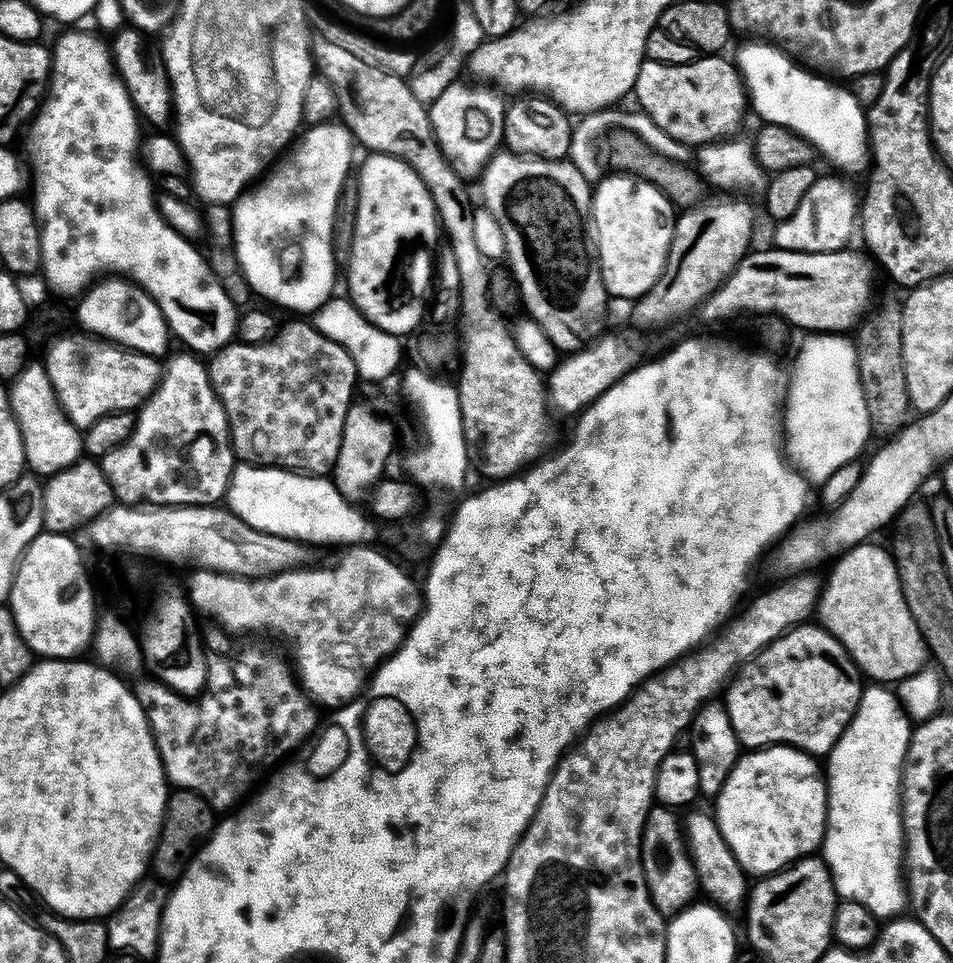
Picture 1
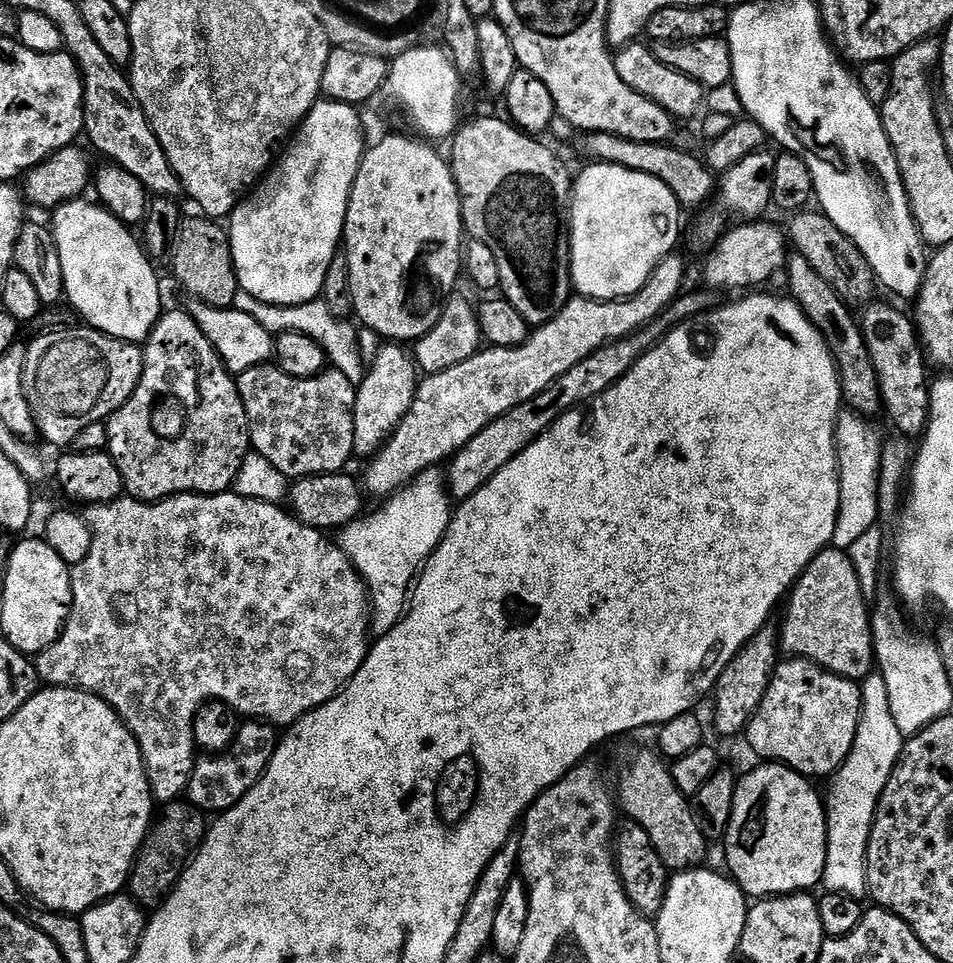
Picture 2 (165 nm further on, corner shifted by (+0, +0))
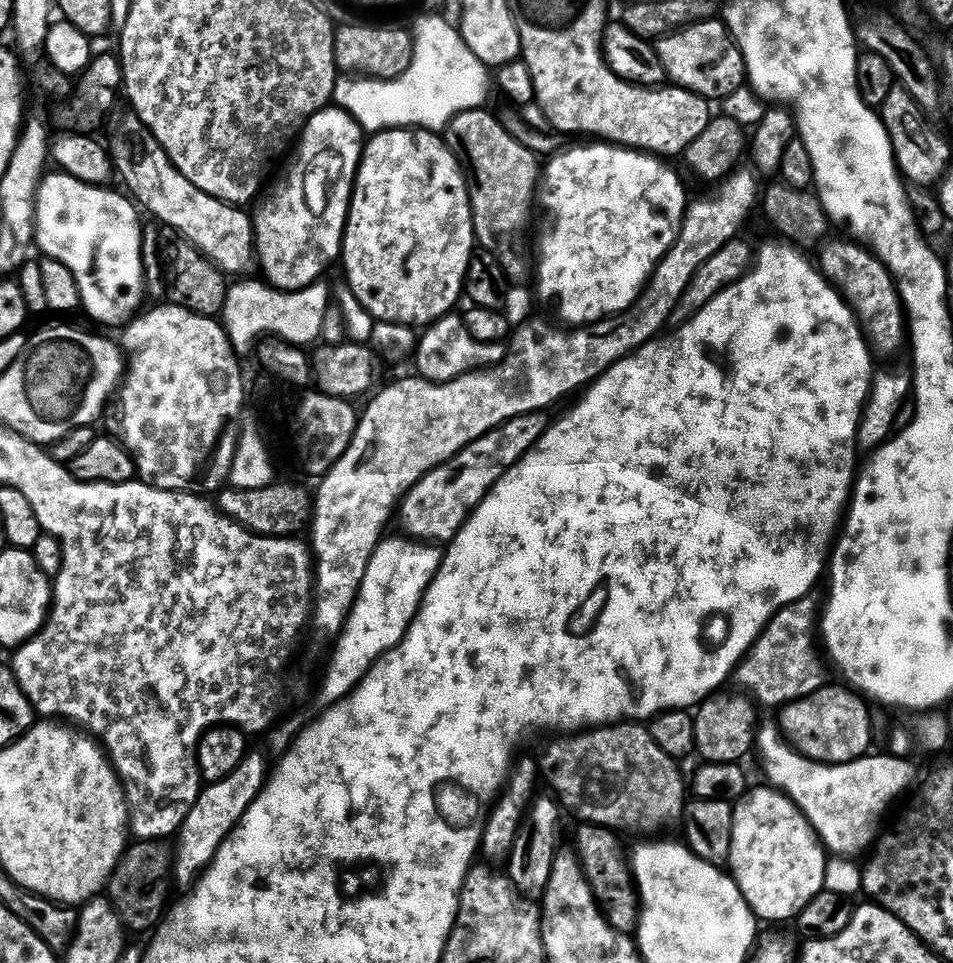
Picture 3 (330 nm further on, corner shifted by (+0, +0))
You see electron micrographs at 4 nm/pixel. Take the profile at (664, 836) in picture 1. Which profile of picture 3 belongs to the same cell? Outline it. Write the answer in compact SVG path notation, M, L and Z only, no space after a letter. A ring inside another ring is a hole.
M581 823L579 827L574 851L580 857L584 876L592 888L592 893L596 895L600 911L616 931L635 933L640 926L642 901L636 887L629 849L624 849L623 842L619 840L621 837L613 829L604 828L600 824L586 823Z

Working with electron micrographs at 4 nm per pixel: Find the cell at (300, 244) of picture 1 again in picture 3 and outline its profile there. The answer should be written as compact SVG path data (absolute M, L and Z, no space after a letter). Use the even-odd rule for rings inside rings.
M335 106L323 108L308 119L308 125L295 141L292 161L284 176L278 177L273 184L271 181L263 195L255 201L256 212L252 216L254 256L258 264L260 260L263 279L273 288L285 292L308 288L324 276L323 272L335 260L337 263L341 259L348 207L352 201L352 188L356 185L356 172L360 169L365 140L364 129L349 112Z

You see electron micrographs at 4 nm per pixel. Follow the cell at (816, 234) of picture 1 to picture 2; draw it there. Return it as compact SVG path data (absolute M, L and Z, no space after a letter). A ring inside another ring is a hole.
M744 222L739 226L729 227L721 236L719 242L707 253L708 261L704 264L704 280L709 289L716 288L748 288L744 290L756 290L759 284L764 284L776 271L785 267L790 255L790 244L786 239L785 229L775 228L772 224L765 222Z

